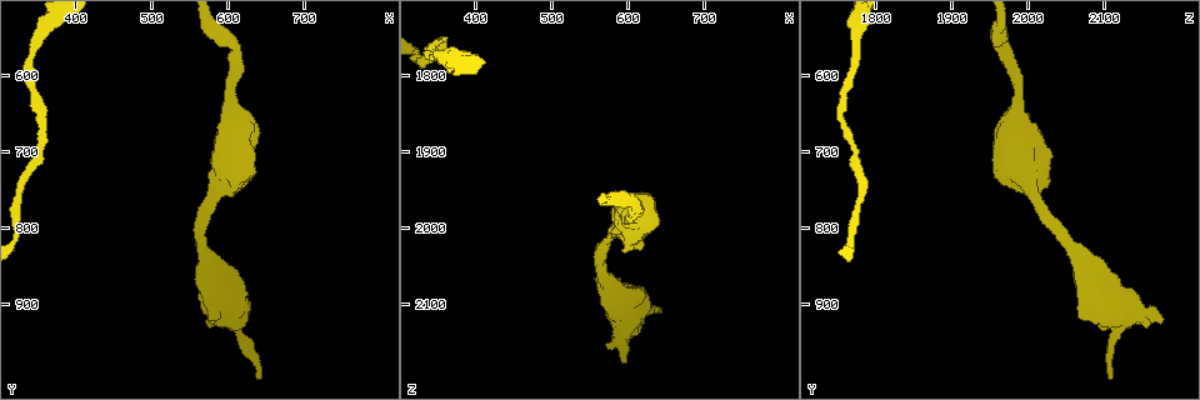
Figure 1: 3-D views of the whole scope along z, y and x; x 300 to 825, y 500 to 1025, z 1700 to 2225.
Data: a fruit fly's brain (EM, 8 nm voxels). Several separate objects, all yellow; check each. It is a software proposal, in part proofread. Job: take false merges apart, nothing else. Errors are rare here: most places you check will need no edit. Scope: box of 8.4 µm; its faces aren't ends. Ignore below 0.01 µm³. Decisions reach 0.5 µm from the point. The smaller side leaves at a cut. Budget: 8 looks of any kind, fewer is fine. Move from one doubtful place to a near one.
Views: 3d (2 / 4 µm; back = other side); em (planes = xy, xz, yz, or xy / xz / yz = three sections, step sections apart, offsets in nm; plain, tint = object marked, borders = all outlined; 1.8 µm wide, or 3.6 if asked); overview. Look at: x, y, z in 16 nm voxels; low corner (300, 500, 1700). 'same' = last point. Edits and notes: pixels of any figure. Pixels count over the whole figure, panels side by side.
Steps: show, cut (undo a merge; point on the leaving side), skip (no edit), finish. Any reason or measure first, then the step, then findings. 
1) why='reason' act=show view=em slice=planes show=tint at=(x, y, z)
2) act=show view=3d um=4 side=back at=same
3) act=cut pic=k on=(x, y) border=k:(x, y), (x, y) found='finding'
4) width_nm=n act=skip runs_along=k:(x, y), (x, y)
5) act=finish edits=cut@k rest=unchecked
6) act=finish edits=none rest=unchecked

why='calibre changes' act=show view=em um=3.6 slice=xy step=8 show=tint at=(615, 930, 2115)

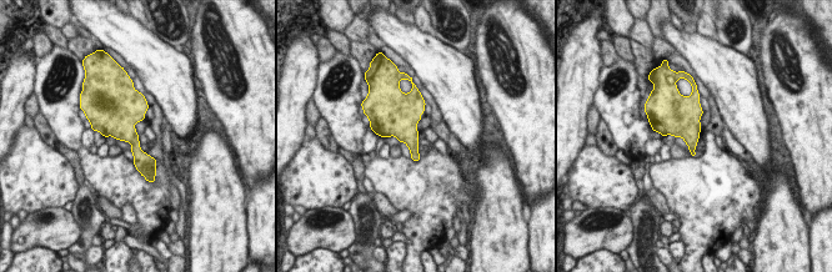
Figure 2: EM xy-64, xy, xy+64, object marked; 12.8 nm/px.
act=show view=em um=3.6 slice=yz step=4 show=tint at=same

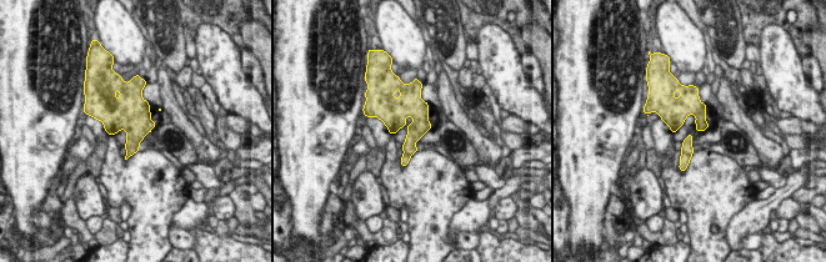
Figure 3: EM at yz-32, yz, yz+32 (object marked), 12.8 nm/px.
act=skip found='all the same neuron'

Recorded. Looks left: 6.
why='thick turns thin' act=show view=em slice=planes show=borders at=(570, 770, 2020)

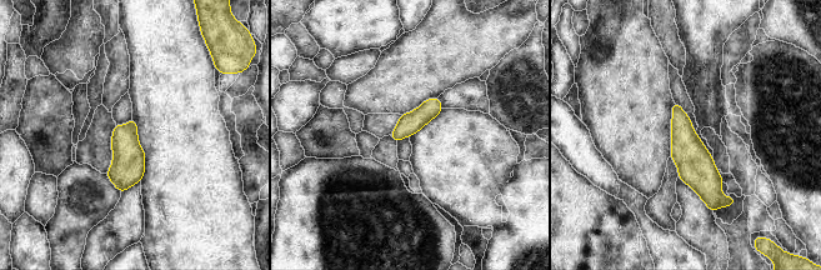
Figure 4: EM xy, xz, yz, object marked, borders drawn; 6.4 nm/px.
act=skip runs_along=4:(675, 108), (685, 146), (716, 201) found='all the same neuron'

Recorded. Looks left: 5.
why='thick turns thin' act=show view=em slice=xz step=16 show=tint at=(360, 535, 1775)

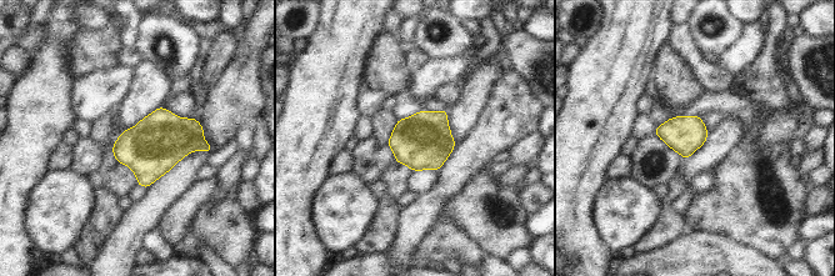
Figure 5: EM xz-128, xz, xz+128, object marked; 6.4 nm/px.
act=skip found='all the same neuron'

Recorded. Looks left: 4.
act=finish edits=none rest=unchecked

